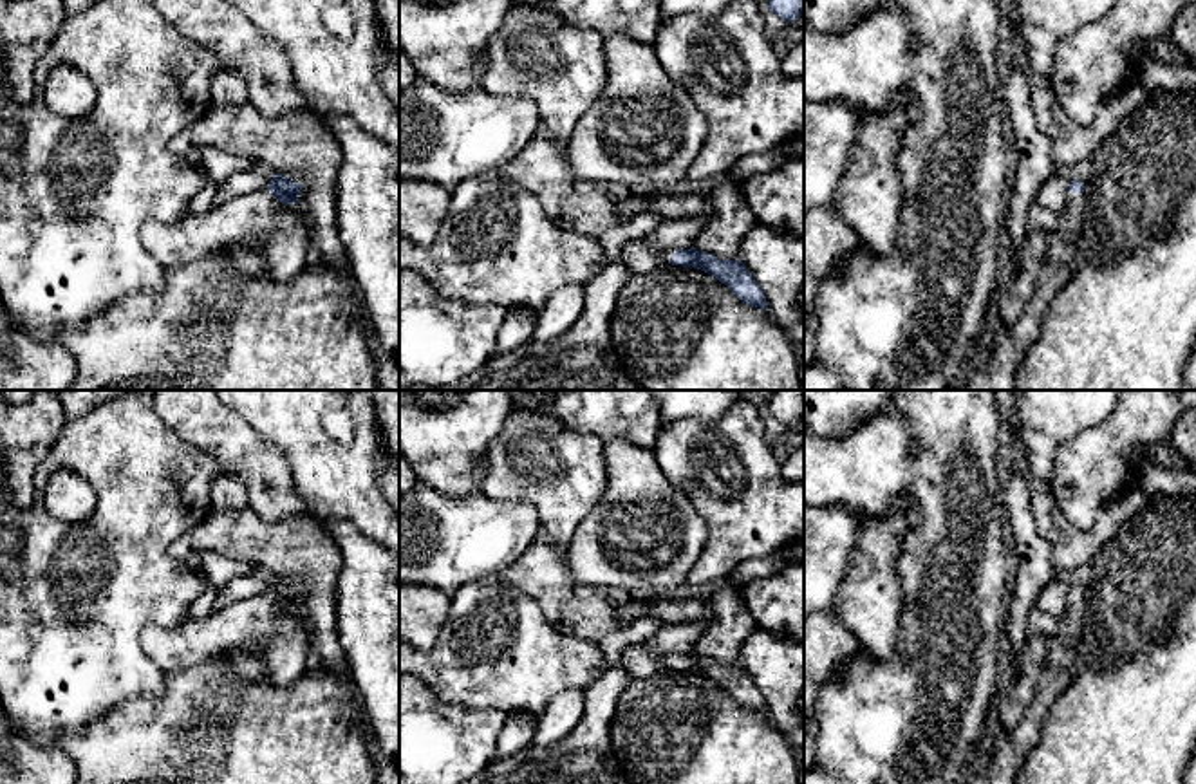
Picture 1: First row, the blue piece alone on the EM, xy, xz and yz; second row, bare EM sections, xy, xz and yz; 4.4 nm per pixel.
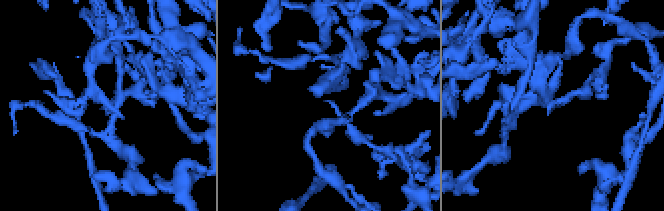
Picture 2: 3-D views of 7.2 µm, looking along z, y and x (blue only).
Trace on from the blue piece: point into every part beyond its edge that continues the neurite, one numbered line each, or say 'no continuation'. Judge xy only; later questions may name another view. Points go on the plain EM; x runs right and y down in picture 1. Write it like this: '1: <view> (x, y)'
1: xy (257, 624)

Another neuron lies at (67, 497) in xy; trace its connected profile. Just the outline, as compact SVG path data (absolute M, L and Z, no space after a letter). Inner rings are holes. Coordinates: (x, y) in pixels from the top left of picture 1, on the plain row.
M69 470L52 473L45 486L45 508L61 522L79 522L96 508L98 493L81 477Z

